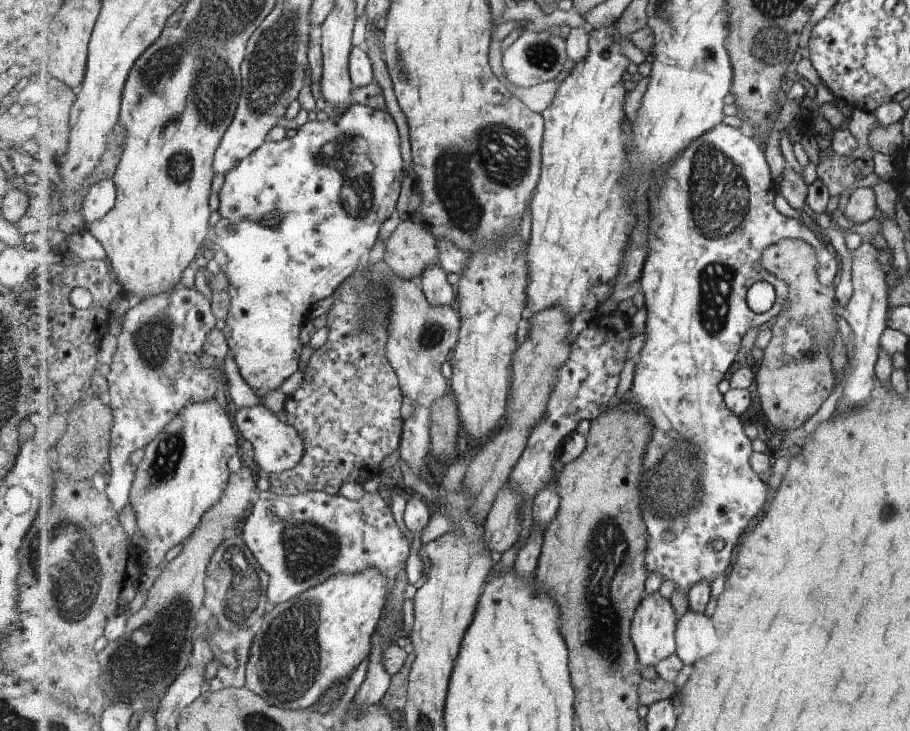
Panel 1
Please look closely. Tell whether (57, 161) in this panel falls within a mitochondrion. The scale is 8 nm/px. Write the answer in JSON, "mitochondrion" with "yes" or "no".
{"mitochondrion":"no"}

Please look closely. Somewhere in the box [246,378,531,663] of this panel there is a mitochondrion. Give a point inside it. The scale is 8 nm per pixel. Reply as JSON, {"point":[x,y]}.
{"point":[309,550]}

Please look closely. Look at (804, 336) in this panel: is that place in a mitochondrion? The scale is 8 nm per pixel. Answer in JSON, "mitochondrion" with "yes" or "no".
{"mitochondrion":"yes"}

